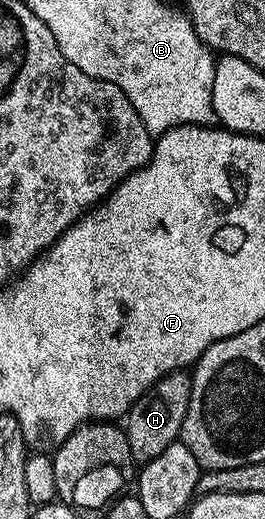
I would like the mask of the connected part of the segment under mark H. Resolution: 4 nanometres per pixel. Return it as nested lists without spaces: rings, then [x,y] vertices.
[[[188,372],[168,373],[159,379],[129,408],[123,418],[127,447],[131,449],[134,462],[144,463],[155,459],[181,436],[183,415],[187,415],[187,403],[191,395],[191,377]]]

